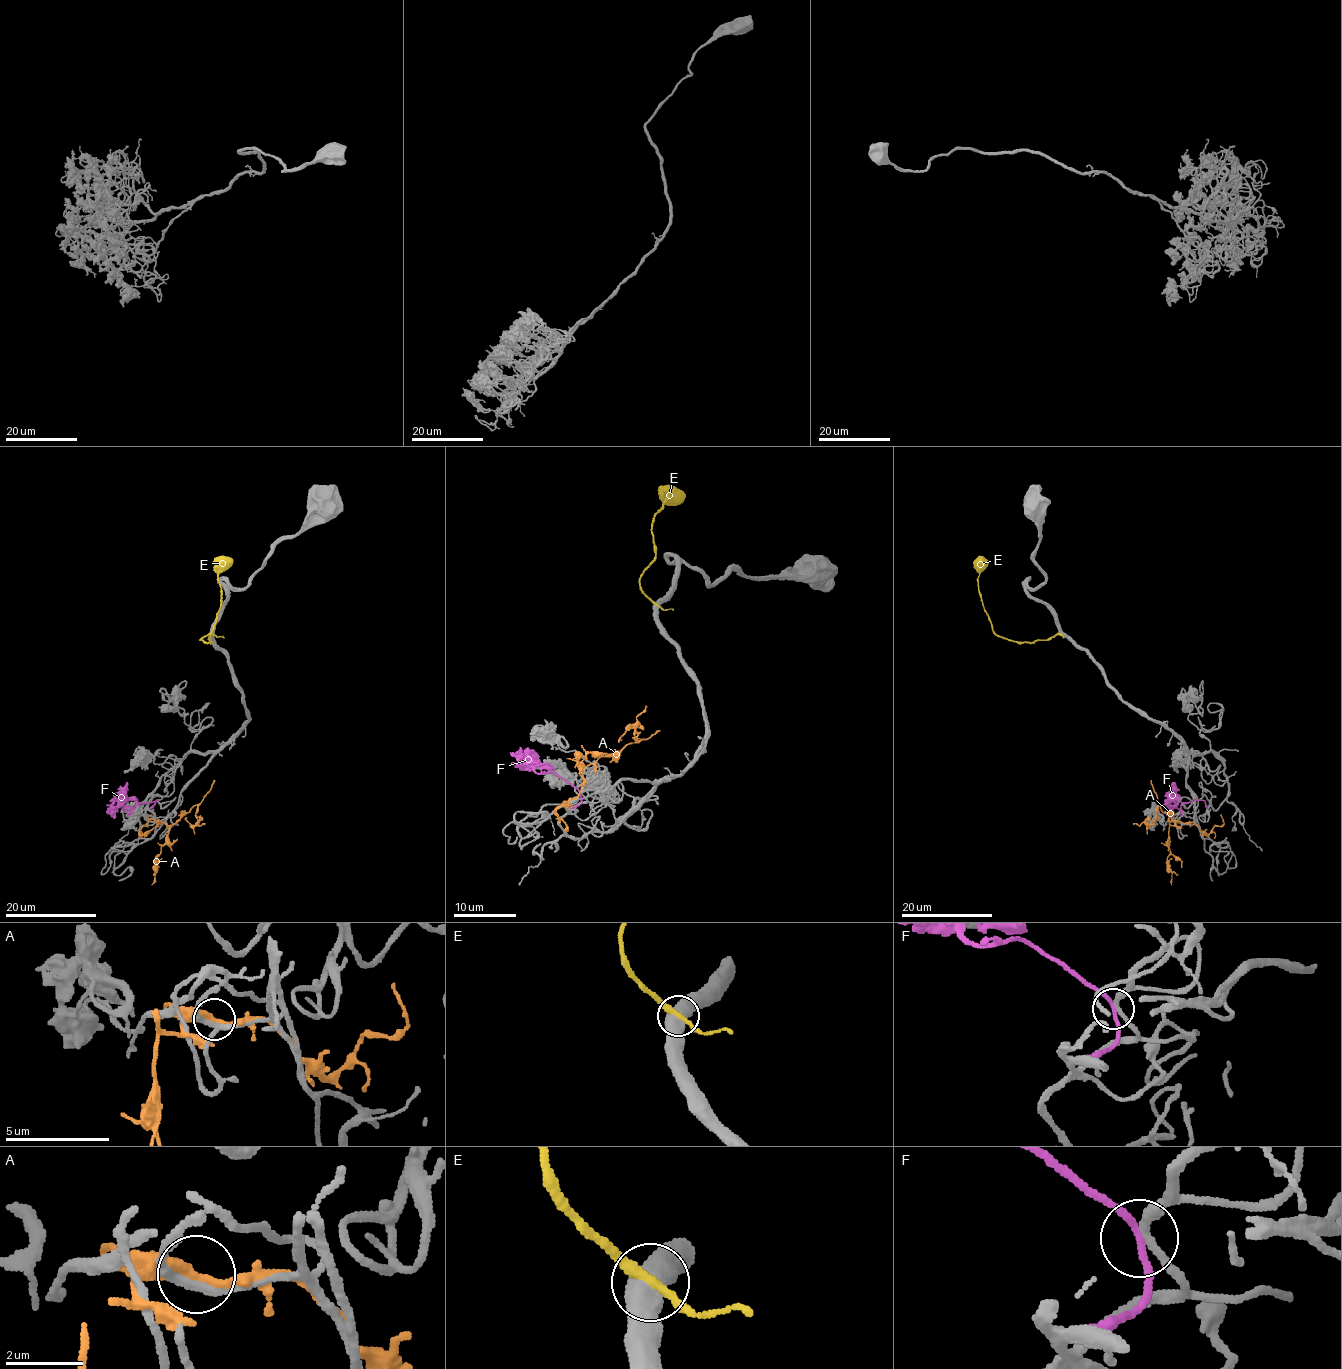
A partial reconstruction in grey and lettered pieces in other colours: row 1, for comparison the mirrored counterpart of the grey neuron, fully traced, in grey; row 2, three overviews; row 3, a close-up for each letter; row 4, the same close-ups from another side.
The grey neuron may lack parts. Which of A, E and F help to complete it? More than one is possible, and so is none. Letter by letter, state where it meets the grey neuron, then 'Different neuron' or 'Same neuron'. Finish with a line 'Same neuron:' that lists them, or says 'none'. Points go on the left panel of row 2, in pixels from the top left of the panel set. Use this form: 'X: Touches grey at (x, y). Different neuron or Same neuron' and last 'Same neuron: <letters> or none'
A: Touches grey at (158, 822). Different neuron
E: Touches grey at (212, 634). Different neuron
F: Touches grey at (157, 799). Same neuron
Same neuron: F

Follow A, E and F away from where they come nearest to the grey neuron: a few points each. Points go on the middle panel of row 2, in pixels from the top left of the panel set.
A: (581, 773), (601, 757), (614, 755), (634, 743), (637, 735), (636, 718), (647, 705)
E: (656, 605), (639, 581), (640, 574), (655, 556), (651, 520), (669, 498), (669, 492), (664, 492), (684, 497)
F: (579, 793), (556, 774), (537, 773), (529, 757), (510, 763)

